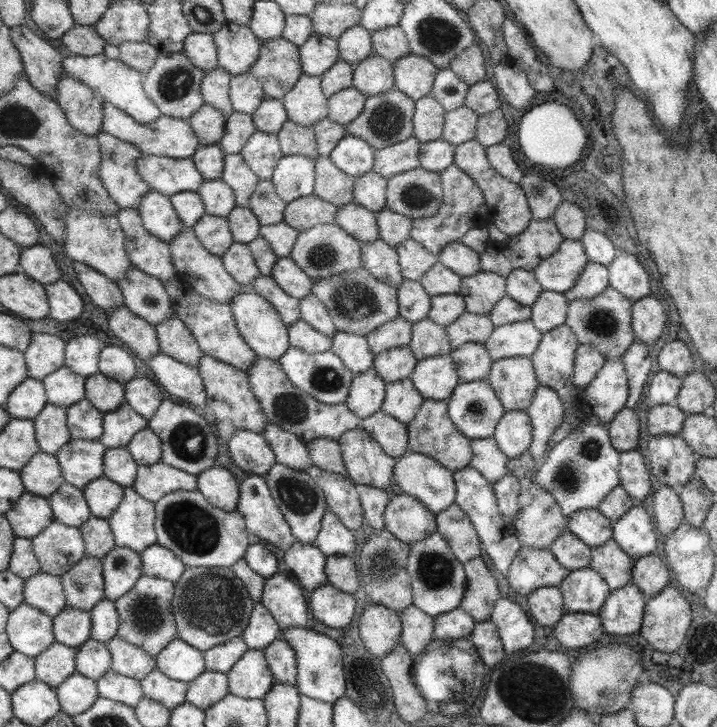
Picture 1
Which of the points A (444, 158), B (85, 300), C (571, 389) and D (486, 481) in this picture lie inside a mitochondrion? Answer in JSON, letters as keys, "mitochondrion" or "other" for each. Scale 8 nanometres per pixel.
{"A":"other","B":"other","C":"other","D":"other"}

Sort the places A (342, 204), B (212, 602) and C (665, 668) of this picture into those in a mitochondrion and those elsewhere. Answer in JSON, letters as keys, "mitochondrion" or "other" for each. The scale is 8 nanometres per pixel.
{"A":"other","B":"mitochondrion","C":"other"}

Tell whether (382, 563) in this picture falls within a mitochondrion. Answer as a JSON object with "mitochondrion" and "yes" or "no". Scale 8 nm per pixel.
{"mitochondrion":"yes"}

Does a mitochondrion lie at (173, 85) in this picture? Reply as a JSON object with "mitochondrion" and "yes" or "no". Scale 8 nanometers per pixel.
{"mitochondrion":"yes"}

